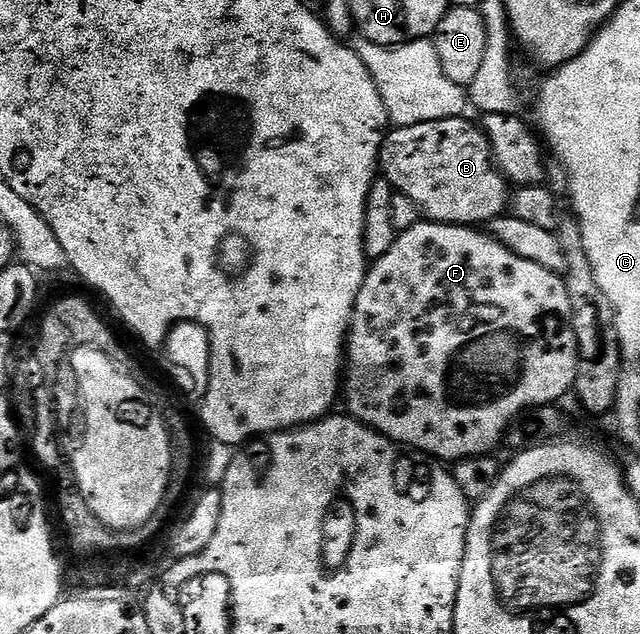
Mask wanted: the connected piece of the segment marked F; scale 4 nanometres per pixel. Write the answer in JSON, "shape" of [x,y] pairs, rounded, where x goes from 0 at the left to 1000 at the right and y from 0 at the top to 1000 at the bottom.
{"shape":[[[656,350],[638,366],[622,368],[614,388],[605,399],[584,412],[573,424],[564,457],[558,464],[555,487],[548,497],[548,516],[539,538],[539,625],[542,644],[556,662],[584,675],[609,694],[650,713],[666,713],[669,719],[688,727],[716,729],[731,719],[759,719],[773,699],[788,692],[798,674],[798,664],[816,656],[825,644],[845,644],[866,639],[880,623],[898,610],[902,596],[902,533],[892,519],[892,484],[886,453],[880,450],[880,435],[872,429],[852,426],[839,413],[808,407],[802,394],[783,388],[759,364],[742,356],[722,353],[683,353]]]}

